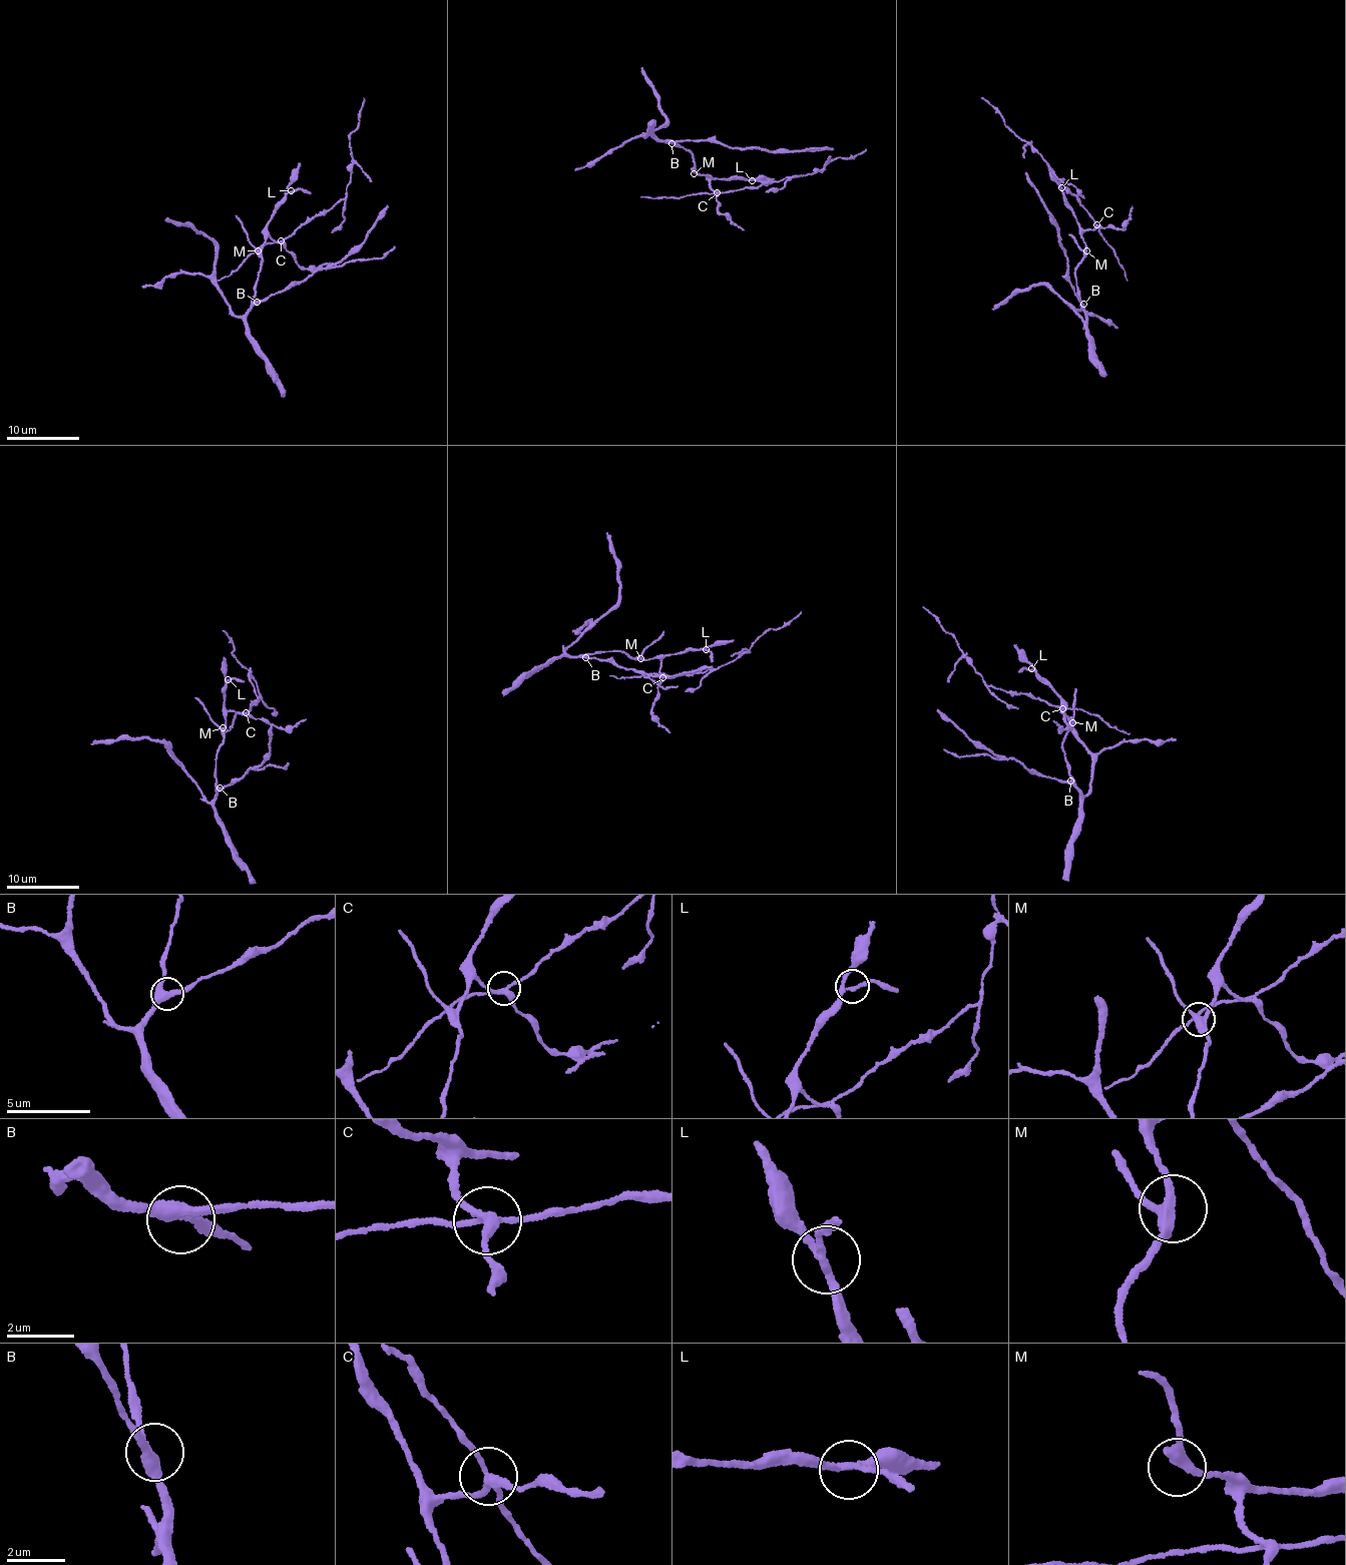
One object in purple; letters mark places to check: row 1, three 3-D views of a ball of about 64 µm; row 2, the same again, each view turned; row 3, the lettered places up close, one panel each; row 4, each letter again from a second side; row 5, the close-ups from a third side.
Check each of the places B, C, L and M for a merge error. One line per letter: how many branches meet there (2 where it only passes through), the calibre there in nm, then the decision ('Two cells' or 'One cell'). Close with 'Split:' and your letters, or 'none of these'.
B: Branches: 3. Thickness 360 nm. One cell
C: Branches: 4. Thickness 240 nm. Two cells
L: Branches: 3. Thickness 180 nm. One cell
M: Branches: 3. Thickness 320 nm. One cell
Split: C

